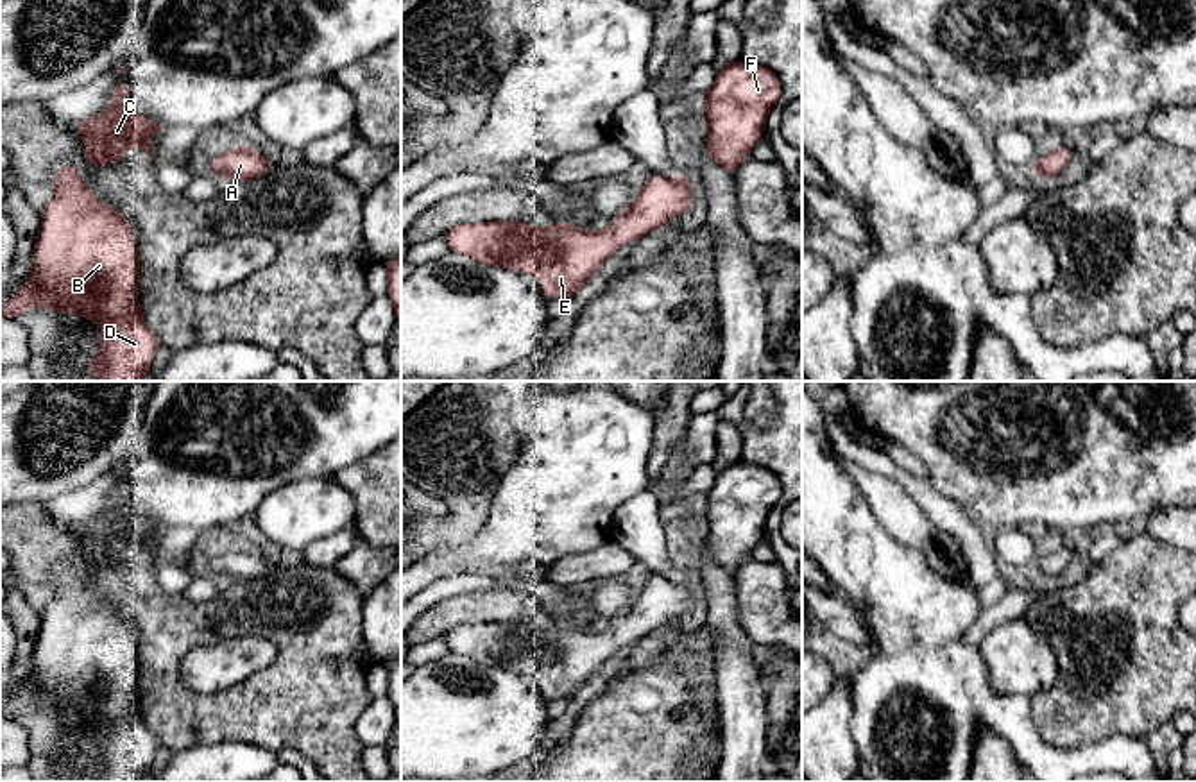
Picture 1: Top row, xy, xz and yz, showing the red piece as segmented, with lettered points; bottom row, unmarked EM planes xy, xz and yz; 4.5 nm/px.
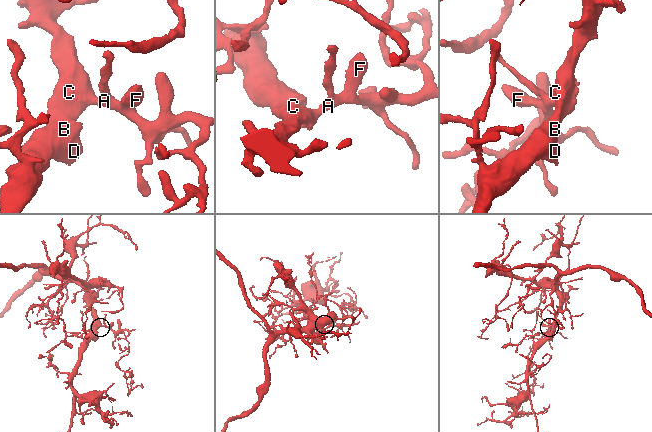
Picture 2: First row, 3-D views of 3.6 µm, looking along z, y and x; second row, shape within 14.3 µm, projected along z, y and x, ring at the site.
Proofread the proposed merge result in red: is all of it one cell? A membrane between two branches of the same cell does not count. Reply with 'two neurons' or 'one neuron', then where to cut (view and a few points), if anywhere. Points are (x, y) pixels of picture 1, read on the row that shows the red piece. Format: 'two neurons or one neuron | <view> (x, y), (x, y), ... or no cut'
one neuron | no cut

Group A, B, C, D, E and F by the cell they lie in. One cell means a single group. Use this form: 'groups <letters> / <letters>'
groups A B C D E F

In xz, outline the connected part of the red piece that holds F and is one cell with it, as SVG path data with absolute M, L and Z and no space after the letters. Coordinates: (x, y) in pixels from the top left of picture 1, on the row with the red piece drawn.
M736 59L725 64L705 93L707 154L736 175L765 132L781 81L766 64Z

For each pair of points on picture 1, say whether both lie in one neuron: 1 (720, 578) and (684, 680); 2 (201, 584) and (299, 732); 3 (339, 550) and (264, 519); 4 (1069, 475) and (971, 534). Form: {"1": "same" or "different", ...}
{"1": "different", "2": "different", "3": "different", "4": "different"}

